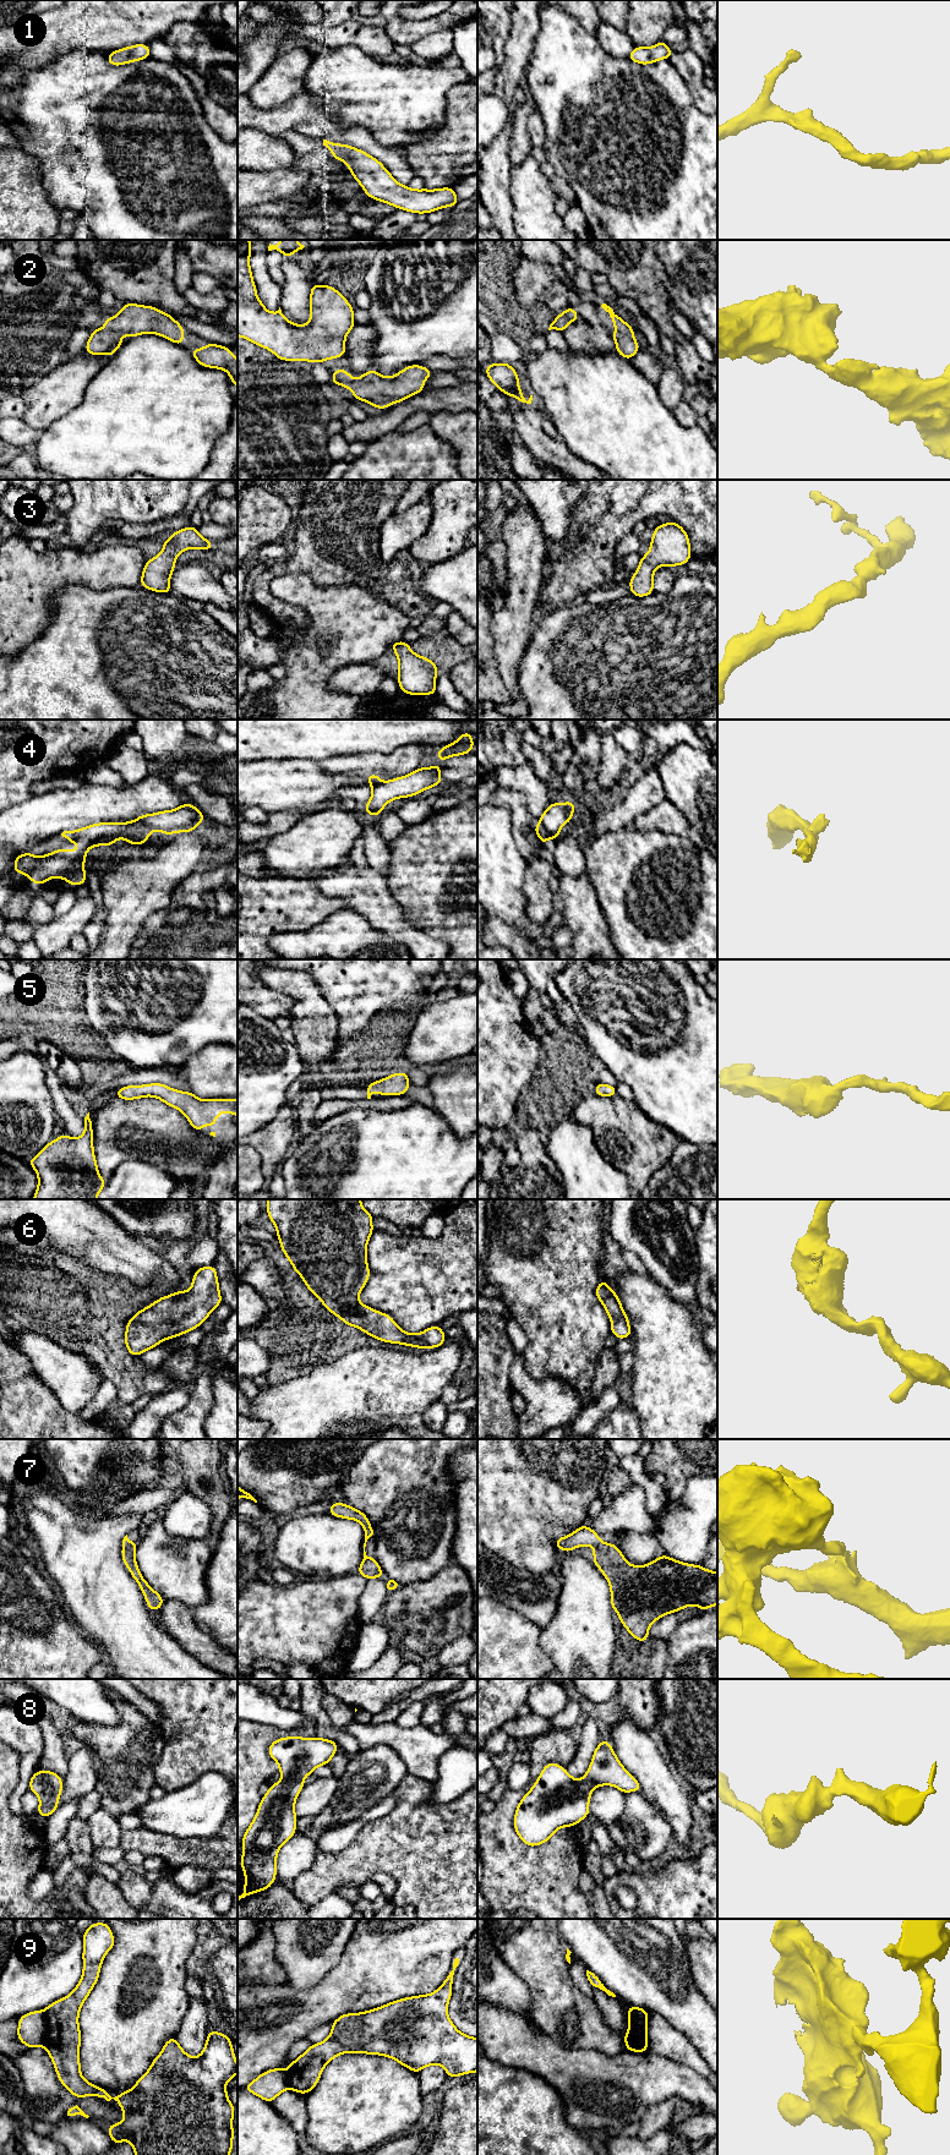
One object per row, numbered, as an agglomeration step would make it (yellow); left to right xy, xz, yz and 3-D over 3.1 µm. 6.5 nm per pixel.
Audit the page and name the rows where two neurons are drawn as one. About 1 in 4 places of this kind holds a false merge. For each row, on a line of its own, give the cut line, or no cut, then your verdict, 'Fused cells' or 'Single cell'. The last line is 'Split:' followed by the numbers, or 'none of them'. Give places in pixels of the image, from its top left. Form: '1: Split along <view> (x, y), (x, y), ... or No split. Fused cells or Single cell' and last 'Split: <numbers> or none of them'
1: No split. Single cell
2: No split. Single cell
3: No split. Single cell
4: Split along yz (539, 818), (544, 827), (552, 836). Fused cells
5: No split. Single cell
6: No split. Single cell
7: No split. Single cell
8: No split. Single cell
9: Split along xy (42, 2011), (45, 2018), (43, 2045). Fused cells
Split: 4, 9

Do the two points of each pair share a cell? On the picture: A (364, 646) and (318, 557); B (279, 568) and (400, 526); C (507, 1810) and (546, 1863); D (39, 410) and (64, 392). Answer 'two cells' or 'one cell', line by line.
A: two cells
B: two cells
C: one cell
D: one cell

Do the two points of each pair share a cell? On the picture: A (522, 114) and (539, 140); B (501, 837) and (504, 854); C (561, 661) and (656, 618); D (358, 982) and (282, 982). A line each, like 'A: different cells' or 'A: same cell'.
A: different cells
B: same cell
C: same cell
D: different cells

